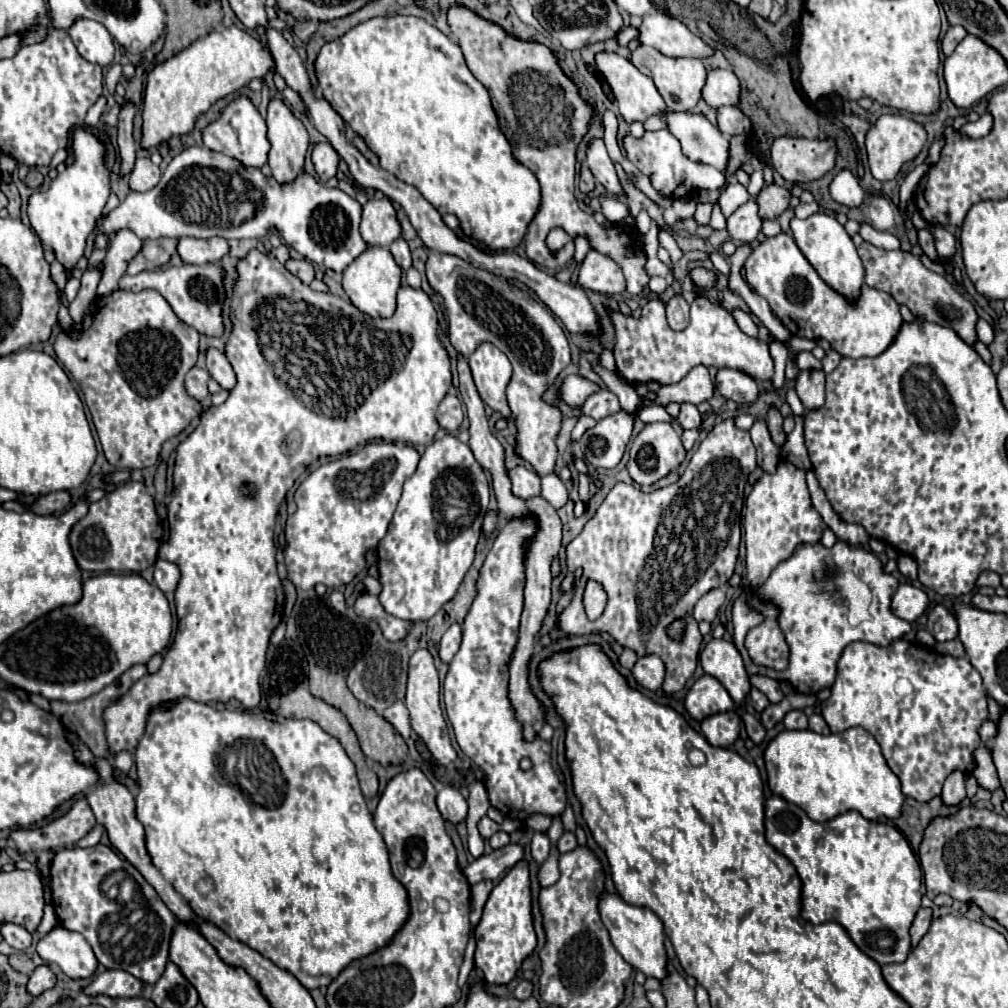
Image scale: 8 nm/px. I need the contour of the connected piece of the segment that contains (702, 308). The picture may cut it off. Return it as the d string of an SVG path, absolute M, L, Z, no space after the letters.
M697 296L691 304L691 324L683 332L673 332L669 328L665 320L665 306L659 300L649 300L643 306L639 320L621 312L613 312L611 318L615 322L615 362L619 374L629 384L651 380L677 384L697 364L741 370L757 382L773 378L773 358L769 354L769 346L741 332L733 314L711 304L705 296Z

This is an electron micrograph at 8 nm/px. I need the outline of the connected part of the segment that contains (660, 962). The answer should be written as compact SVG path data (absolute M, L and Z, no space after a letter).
M605 892L599 902L599 912L601 912L601 920L603 920L605 928L609 930L613 946L635 970L641 970L647 978L655 978L659 982L669 976L669 970L667 970L669 958L667 958L665 946L663 946L663 942L665 942L663 922L651 910L631 906L631 904L623 902L619 896Z

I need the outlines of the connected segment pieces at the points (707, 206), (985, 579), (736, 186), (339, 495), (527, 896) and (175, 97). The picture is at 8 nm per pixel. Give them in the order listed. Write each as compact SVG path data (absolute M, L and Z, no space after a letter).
M711 202L697 204L697 212L695 212L695 220L697 220L697 224L703 224L703 226L707 226L707 224L709 224L711 208L713 208L713 204L711 204Z
M983 572L979 578L977 578L977 588L981 586L991 586L991 588L997 588L1001 584L1001 576L997 572Z
M729 182L721 196L719 196L719 204L721 204L721 210L725 216L731 216L735 212L735 208L739 208L743 202L747 202L749 194L747 194L747 188L741 186L739 182Z
M371 442L359 452L343 454L339 460L331 460L325 466L313 470L297 488L295 502L297 512L287 518L285 526L285 566L287 578L301 590L311 590L315 584L325 584L327 588L337 588L349 584L363 568L365 568L365 552L375 548L379 540L385 536L395 506L399 502L403 482L415 472L419 464L419 452L411 444L387 444L387 442Z
M519 860L505 878L491 890L489 900L483 908L481 922L475 928L477 950L475 950L475 966L483 970L483 976L489 984L509 984L523 960L531 956L537 946L537 934L533 928L533 912L531 912L531 878L529 864Z
M229 26L213 30L211 34L195 40L189 48L177 56L157 64L147 74L143 94L143 148L151 148L169 140L171 136L187 134L193 130L195 120L219 98L237 92L247 86L253 78L263 78L275 70L275 60L267 44L259 42L245 30Z

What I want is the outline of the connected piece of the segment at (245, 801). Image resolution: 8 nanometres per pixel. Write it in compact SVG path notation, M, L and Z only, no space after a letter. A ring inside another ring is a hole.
M183 698L183 700L179 700L179 702L177 702L177 704L175 704L175 706L173 706L173 710L155 710L155 712L153 712L153 714L151 714L151 716L149 716L149 720L147 720L147 728L145 728L145 734L143 734L143 738L141 738L141 740L139 740L139 746L137 746L137 752L135 752L135 762L137 762L137 776L139 776L139 794L137 794L137 818L139 818L139 820L141 820L141 822L143 822L143 826L145 826L145 836L147 836L147 850L149 850L149 854L151 854L151 858L153 858L153 862L155 862L155 866L159 866L159 870L161 870L161 874L163 874L163 876L165 876L165 878L167 878L167 880L169 880L169 882L171 882L171 886L173 886L173 888L175 888L175 890L177 890L177 892L179 892L179 894L181 894L181 896L183 896L183 898L185 898L185 900L187 900L187 902L189 902L189 904L191 904L191 908L193 908L193 910L195 910L195 912L197 912L197 914L199 914L199 916L201 916L201 918L205 918L205 920L209 920L209 922L213 922L213 924L215 924L215 926L219 926L219 928L221 928L221 930L223 930L223 932L225 932L225 934L229 934L229 936L231 936L231 938L235 938L235 940L239 940L239 942L245 942L245 944L247 944L247 946L251 946L251 948L253 948L253 950L257 950L257 952L261 952L261 954L263 954L263 956L265 956L265 958L269 958L269 960L271 960L271 962L275 962L275 964L277 964L277 966L279 966L279 968L283 968L283 970L289 970L289 972L291 972L291 974L293 974L293 976L295 976L295 978L297 978L297 980L299 980L299 982L301 982L301 984L303 984L303 986L305 986L305 988L309 988L309 990L313 990L313 988L323 988L323 986L329 986L329 984L331 984L331 982L333 982L333 980L335 980L335 978L337 978L337 976L339 976L339 972L341 972L341 970L343 970L343 968L347 968L347 966L349 966L349 964L351 964L351 962L353 962L353 960L357 960L357 958L365 958L365 956L369 956L369 954L373 954L373 952L377 952L377 950L381 950L381 948L385 948L385 946L387 946L387 944L389 944L389 942L391 942L391 940L393 940L393 936L395 936L395 934L397 934L397 932L399 932L399 930L401 930L401 928L403 928L403 926L405 926L405 922L407 922L407 920L409 920L409 896L407 896L407 890L405 890L405 886L403 886L403 884L401 884L401 882L399 882L399 880L397 880L397 878L395 878L395 876L393 876L393 872L391 872L391 866L389 866L389 852L387 852L387 846L385 846L385 842L383 842L383 838L381 838L381 834L379 834L379 832L377 832L377 828L375 828L375 824L373 824L373 816L371 816L371 812L369 812L369 810L367 810L367 804L365 804L365 798L363 798L363 794L361 794L361 790L359 790L359 782L357 782L357 774L355 774L355 766L353 766L353 762L351 762L351 760L349 760L349 756L347 756L347 754L345 754L345 750L343 750L343 746L341 746L341 744L339 744L339 740L337 740L337 738L335 738L335 736L331 736L331 734L327 734L327 732L325 732L325 730L323 730L323 728L321 728L321 726L319 726L319 724L317 724L317 722L313 722L313 720L291 720L291 718L283 718L283 716L277 716L277 714L273 714L273 712L259 712L259 714L251 714L251 712L243 712L243 710L237 710L237 712L233 712L233 710L221 710L221 712L219 712L219 710L215 710L215 708L211 708L211 706L207 706L207 704L199 704L199 702L191 702L191 700L187 700L187 698ZM239 744L247 744L247 748L249 748L249 756L247 756L247 758L249 758L249 760L247 760L247 764L237 764L237 756L239 756L239 754L237 754L237 752L239 752L239 748L241 748L241 746L239 746ZM203 878L209 878L209 880L211 880L211 882L213 882L213 886L215 886L215 888L213 888L213 892L209 892L209 894L207 894L207 896L203 896L203 894L199 894L199 892L197 892L197 886L195 886L195 884L197 884L197 882L199 882L199 880L203 880Z

